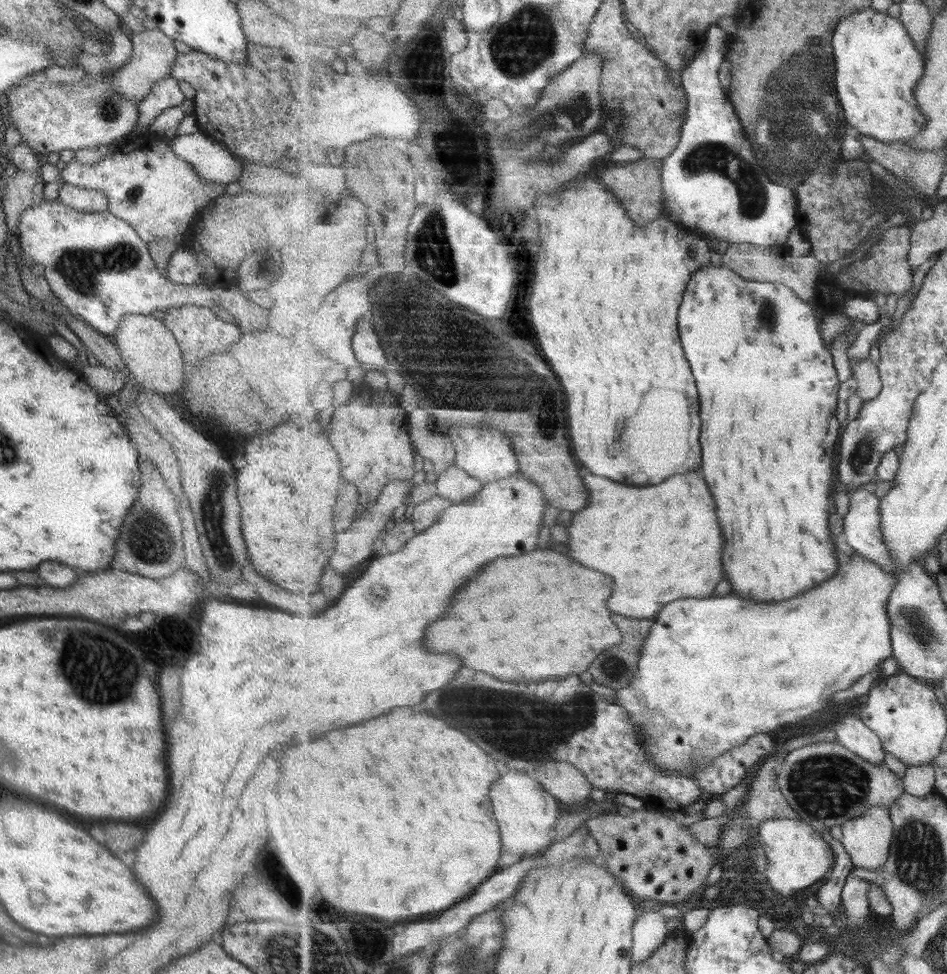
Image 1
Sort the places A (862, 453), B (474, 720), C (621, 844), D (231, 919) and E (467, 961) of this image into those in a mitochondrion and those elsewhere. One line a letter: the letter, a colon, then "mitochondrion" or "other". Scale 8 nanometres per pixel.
A: mitochondrion
B: mitochondrion
C: other
D: other
E: mitochondrion

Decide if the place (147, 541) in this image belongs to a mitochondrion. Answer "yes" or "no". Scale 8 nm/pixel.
yes

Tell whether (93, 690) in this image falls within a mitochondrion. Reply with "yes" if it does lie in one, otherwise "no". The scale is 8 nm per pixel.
yes

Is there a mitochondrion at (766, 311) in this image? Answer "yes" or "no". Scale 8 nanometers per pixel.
yes

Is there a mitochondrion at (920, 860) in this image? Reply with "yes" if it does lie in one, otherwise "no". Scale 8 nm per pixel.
yes

